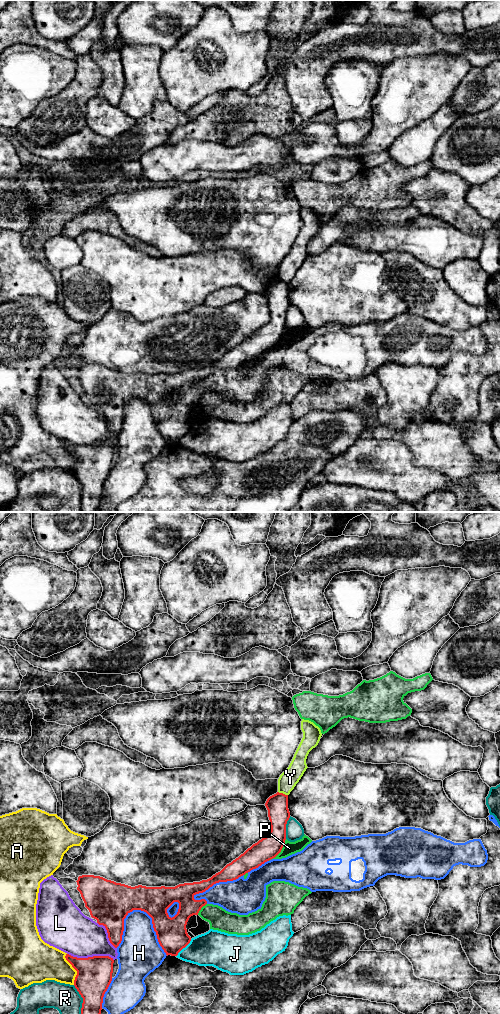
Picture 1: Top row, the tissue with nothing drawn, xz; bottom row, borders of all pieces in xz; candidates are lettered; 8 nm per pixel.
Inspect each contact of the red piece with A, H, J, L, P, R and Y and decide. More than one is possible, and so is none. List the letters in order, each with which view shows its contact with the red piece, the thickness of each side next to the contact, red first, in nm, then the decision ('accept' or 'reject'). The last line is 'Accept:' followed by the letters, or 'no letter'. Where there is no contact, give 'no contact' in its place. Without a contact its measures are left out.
A: contact in xz; calibres 280 and 280 nm; reject
H: contact in xz; calibres 240 and 340 nm; reject
J: contact in xz; calibres 240 and 280 nm; reject
L: contact in xz; calibres 280 and 340 nm; reject
P: contact in xz; calibres 180 and 110 nm; reject
R: contact in xz; calibres 280 and 220 nm; reject
Y: contact in xz; calibres 180 and 150 nm; reject
Accept: no letter

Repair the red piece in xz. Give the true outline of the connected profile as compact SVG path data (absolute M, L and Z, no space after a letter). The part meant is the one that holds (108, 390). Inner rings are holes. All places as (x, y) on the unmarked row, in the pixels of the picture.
M277 280L267 287L265 294L270 308L270 321L207 368L175 375L131 375L100 364L79 364L77 378L91 405L106 416L110 431L115 436L119 434L124 407L133 398L141 398L152 406L158 430L166 443L177 444L191 429L186 417L189 406L198 403L207 392L205 387L195 388L194 384L216 371L238 367L281 340L286 328L286 312L290 306L288 283ZM174 390L179 391L179 397L171 406L167 397Z

